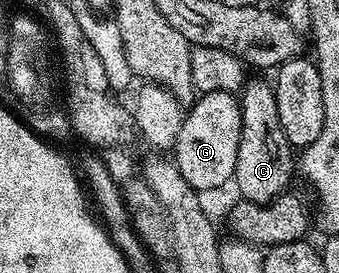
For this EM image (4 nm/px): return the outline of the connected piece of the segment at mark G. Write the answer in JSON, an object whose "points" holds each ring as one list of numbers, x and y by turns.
{"points":[[219,91,199,94,194,106,185,112,182,128,172,148,172,161,180,173,184,173,184,181,188,181,195,191,214,191,233,180,241,128,242,105,237,94]]}

